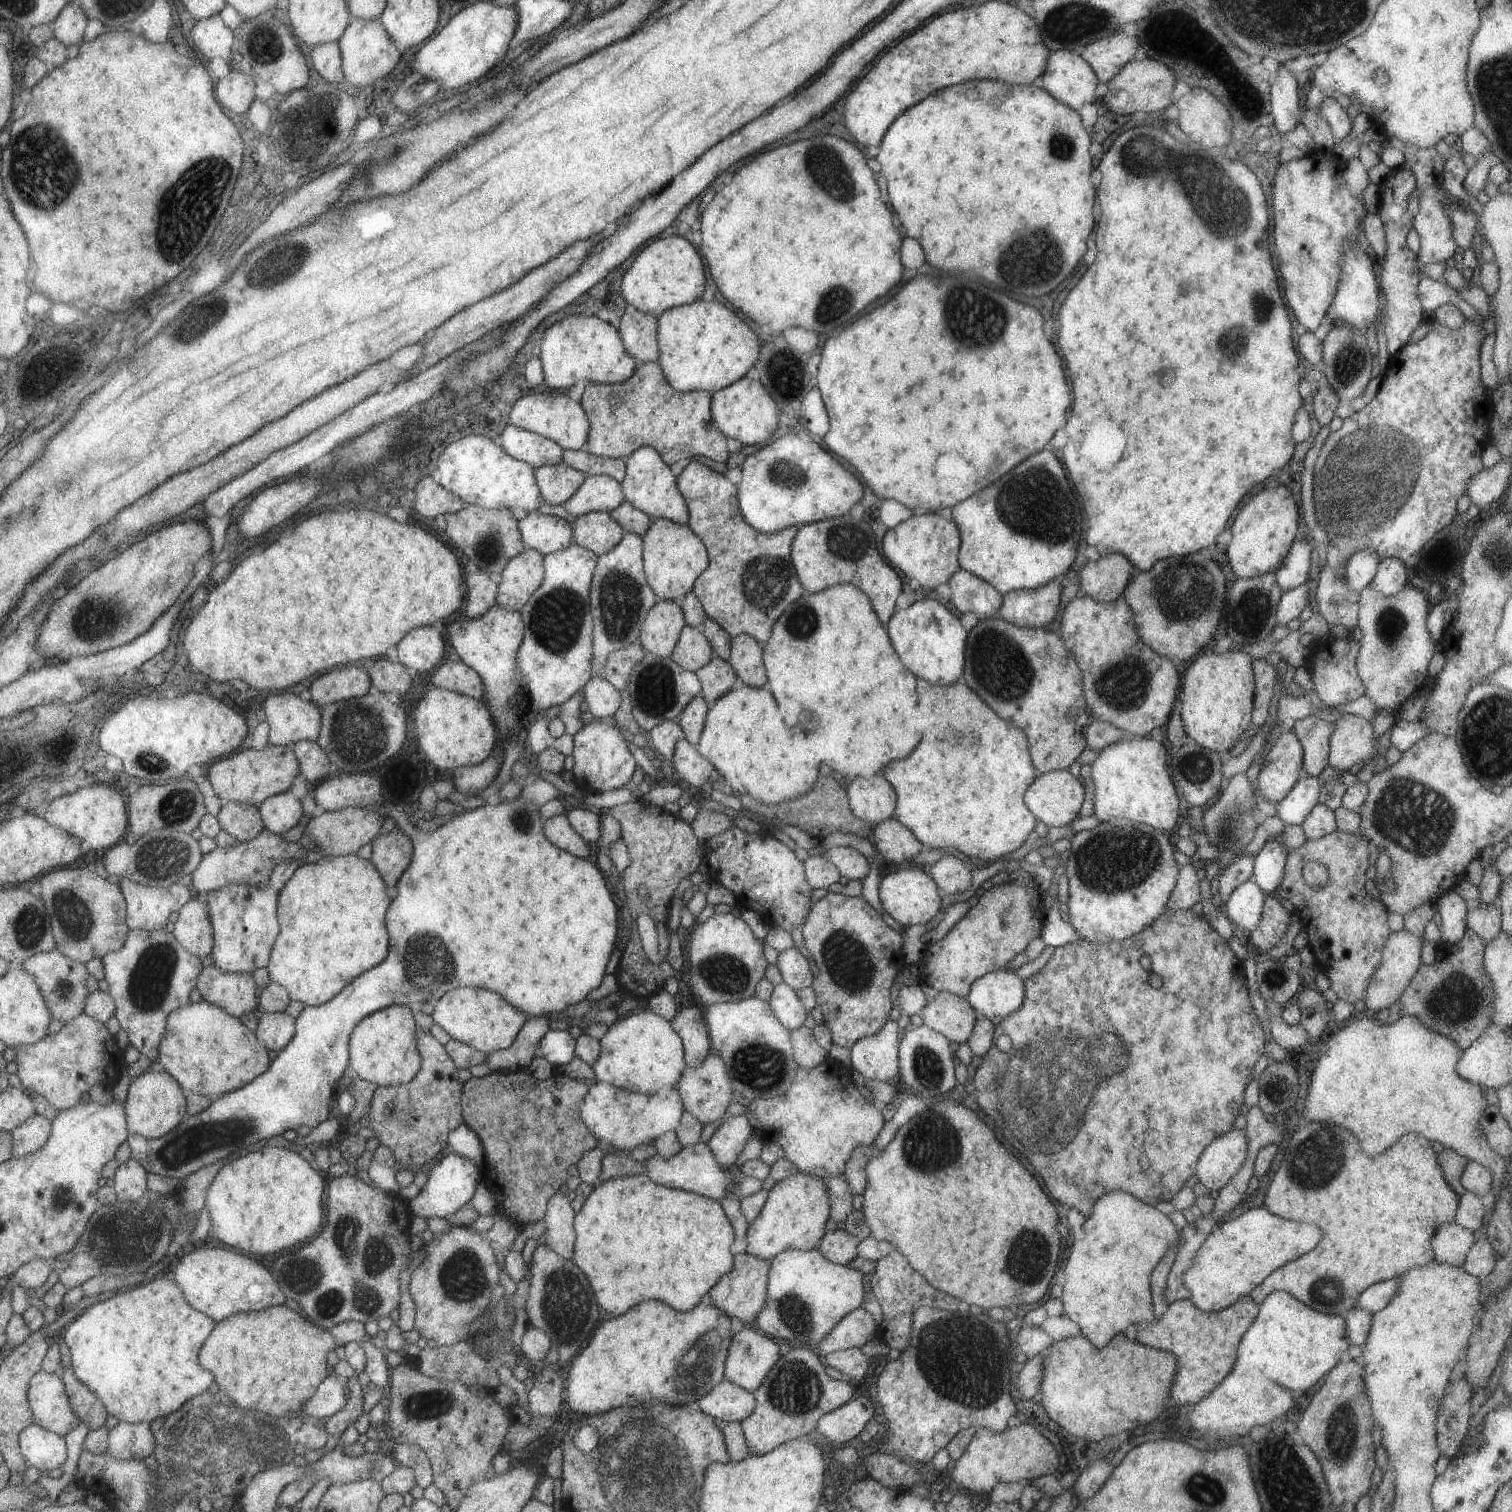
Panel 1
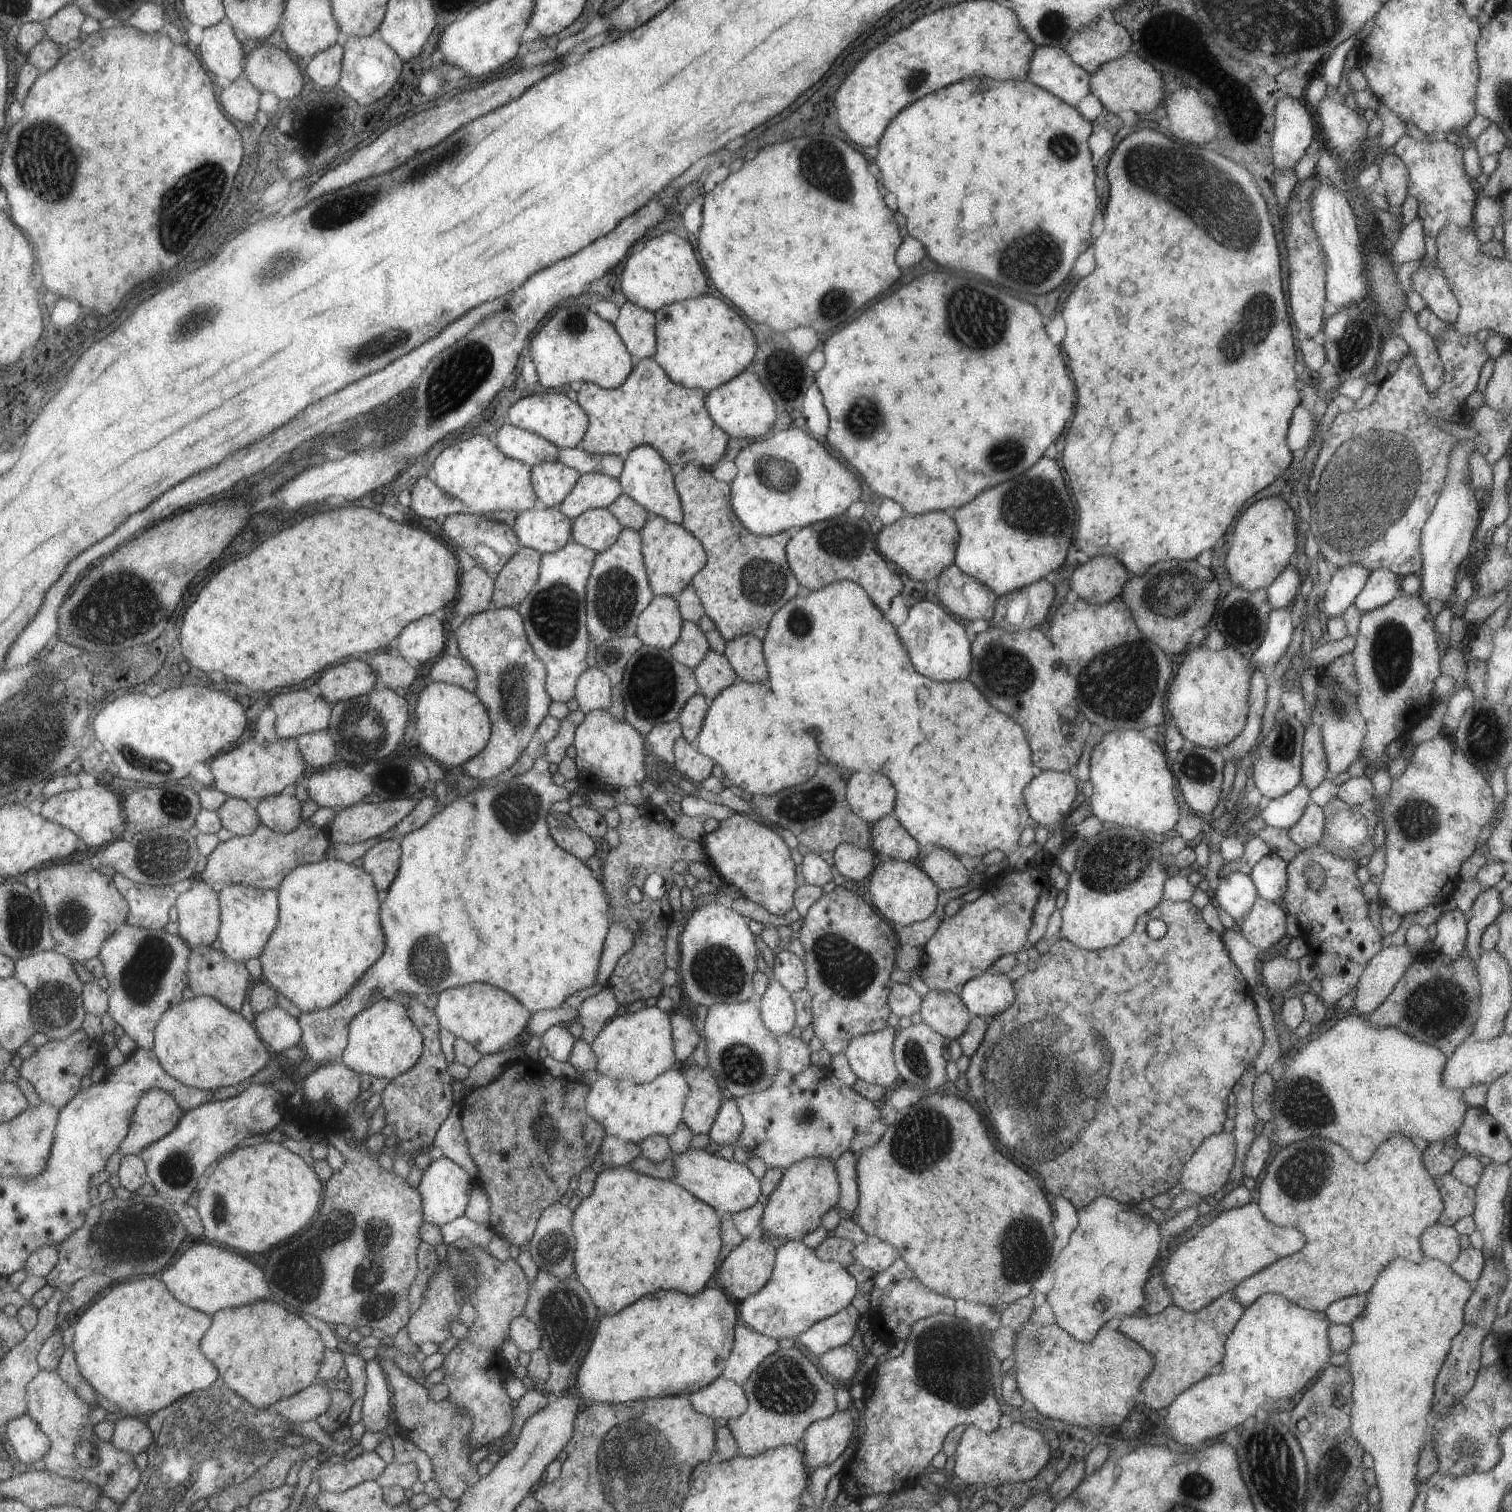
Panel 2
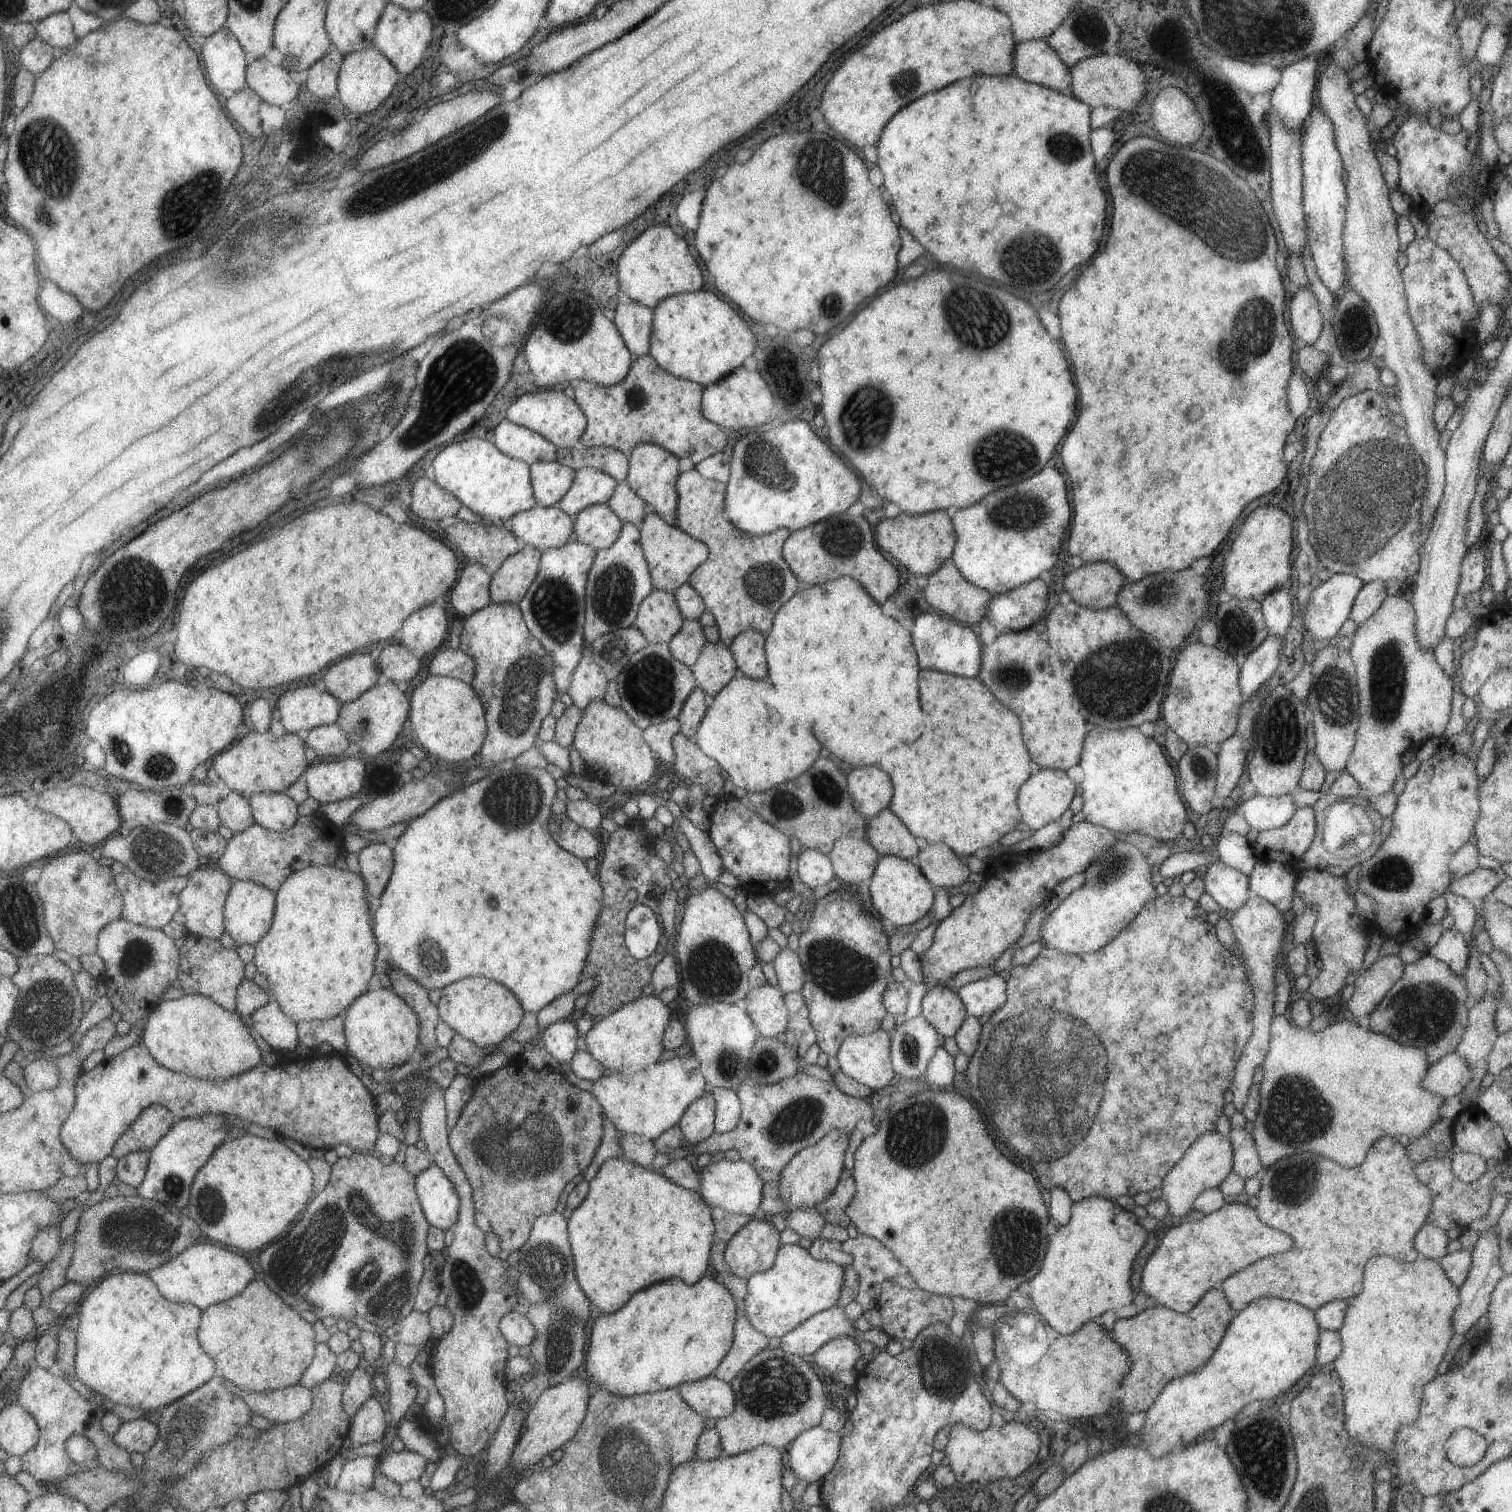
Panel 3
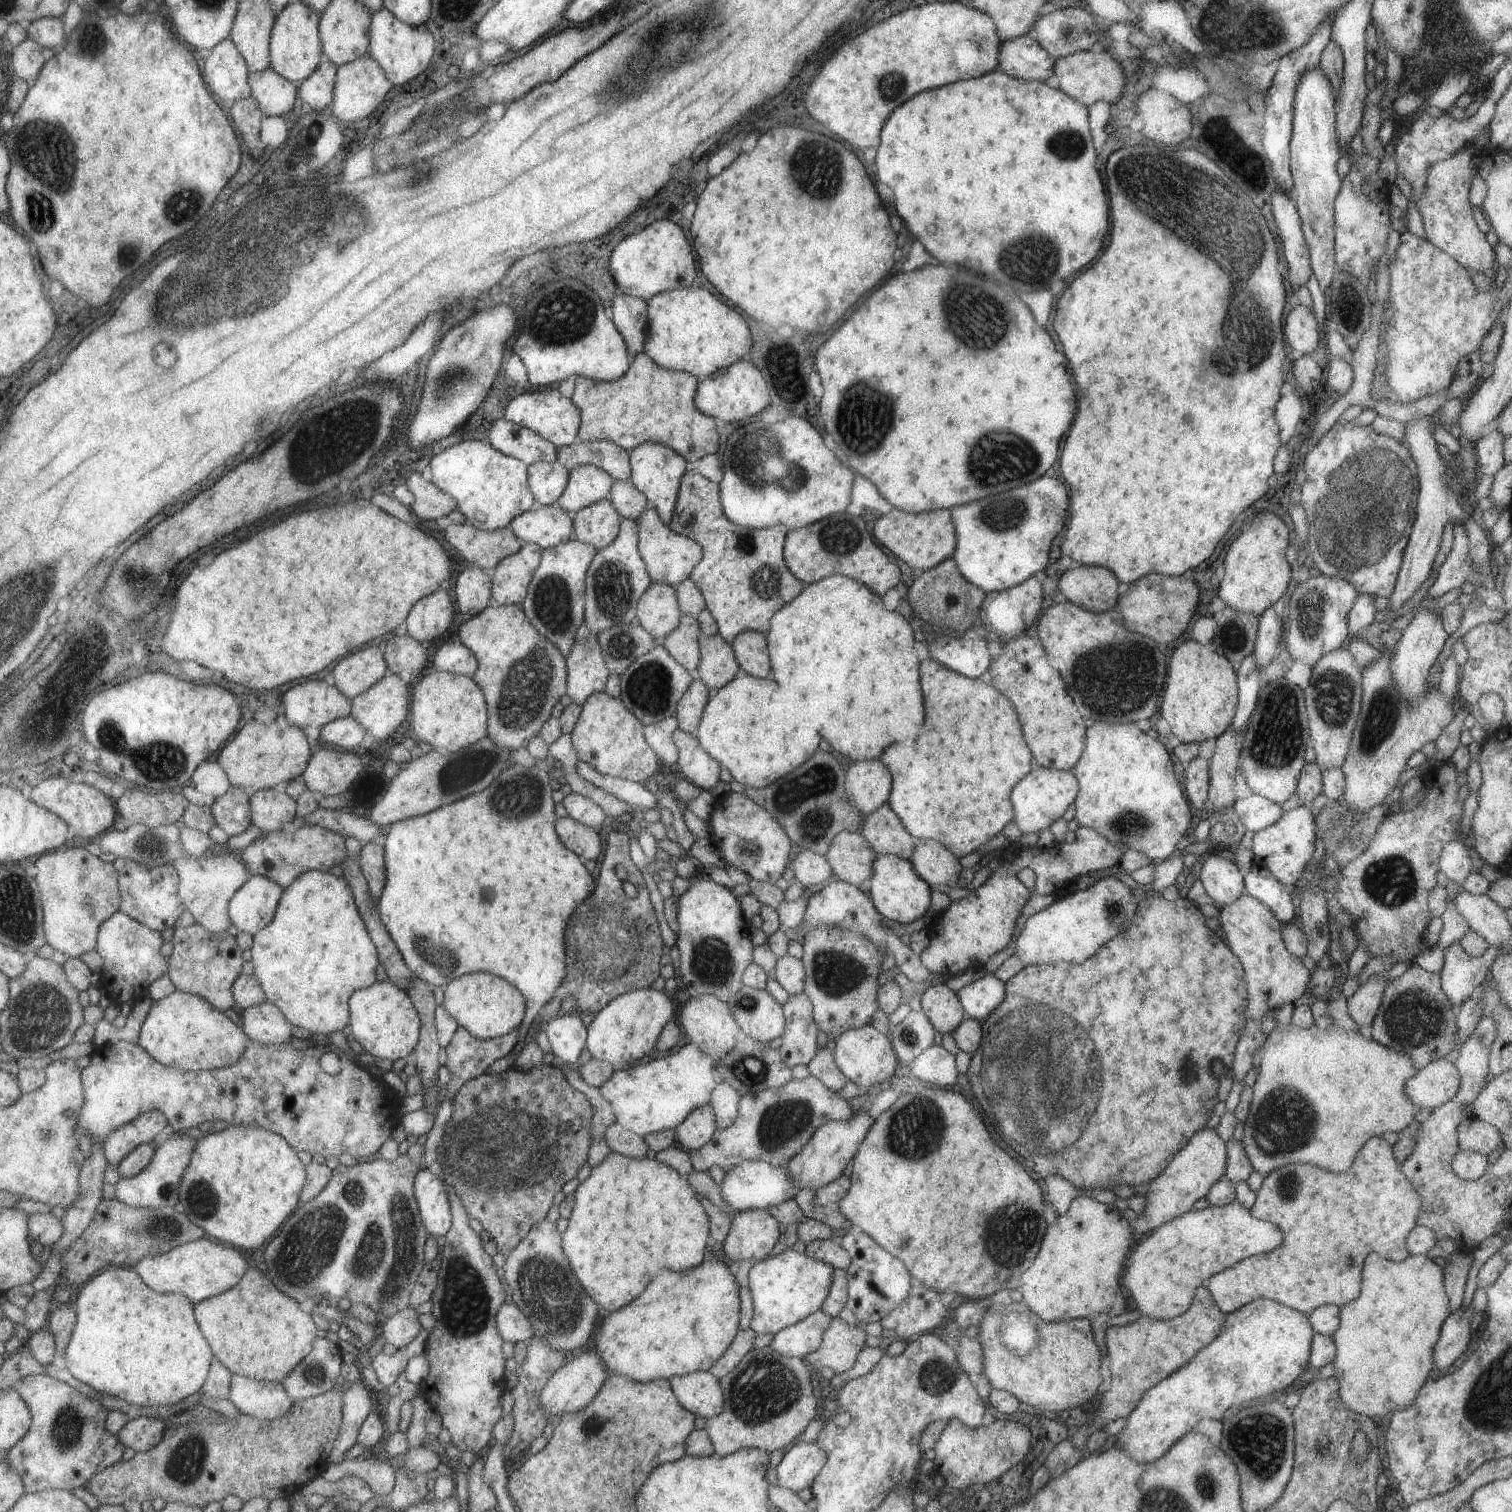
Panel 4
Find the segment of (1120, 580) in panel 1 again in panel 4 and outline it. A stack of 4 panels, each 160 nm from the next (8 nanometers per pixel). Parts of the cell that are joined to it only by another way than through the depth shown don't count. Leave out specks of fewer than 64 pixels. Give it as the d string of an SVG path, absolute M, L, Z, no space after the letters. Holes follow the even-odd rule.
M1079 565L1074 569L1059 570L1059 591L1075 606L1092 613L1117 608L1121 589L1109 569L1093 565Z

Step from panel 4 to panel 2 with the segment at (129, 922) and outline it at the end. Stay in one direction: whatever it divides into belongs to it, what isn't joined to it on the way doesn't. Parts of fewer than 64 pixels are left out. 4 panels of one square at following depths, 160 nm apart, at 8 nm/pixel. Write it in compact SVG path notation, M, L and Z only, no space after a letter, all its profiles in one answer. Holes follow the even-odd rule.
M127 924L104 942L100 957L109 978L108 1011L137 1048L152 1048L157 1022L165 1010L182 1001L189 953L190 948L179 935L169 934L165 929L142 929Z

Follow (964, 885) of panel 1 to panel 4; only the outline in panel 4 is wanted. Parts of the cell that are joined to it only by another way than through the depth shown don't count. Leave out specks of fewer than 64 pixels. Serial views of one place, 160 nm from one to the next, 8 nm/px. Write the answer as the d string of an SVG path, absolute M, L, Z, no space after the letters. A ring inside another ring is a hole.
M921 839L914 846L909 861L918 876L930 887L956 886L963 868L950 850L933 839Z

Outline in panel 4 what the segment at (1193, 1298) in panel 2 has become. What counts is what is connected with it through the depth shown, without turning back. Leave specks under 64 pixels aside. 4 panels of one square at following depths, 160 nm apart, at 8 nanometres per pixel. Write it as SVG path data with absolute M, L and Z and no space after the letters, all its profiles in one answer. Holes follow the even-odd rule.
M1233 1200L1220 1207L1207 1207L1159 1225L1127 1256L1122 1278L1135 1308L1149 1318L1173 1318L1191 1304L1195 1289L1214 1274L1251 1254L1265 1254L1283 1242L1281 1230L1261 1222Z

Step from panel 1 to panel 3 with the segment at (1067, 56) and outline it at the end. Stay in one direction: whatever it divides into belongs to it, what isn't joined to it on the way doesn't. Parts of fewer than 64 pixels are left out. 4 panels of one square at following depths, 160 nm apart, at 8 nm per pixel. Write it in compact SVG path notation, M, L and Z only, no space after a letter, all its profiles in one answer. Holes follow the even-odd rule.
M1043 39L1016 42L1013 48L1015 76L1059 92L1070 88L1070 70Z

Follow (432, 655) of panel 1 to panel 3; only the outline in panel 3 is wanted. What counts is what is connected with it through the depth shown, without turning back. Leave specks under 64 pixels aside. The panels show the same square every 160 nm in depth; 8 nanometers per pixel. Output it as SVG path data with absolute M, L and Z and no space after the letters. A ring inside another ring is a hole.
M436 604L423 606L405 618L400 644L413 654L431 654L447 638L447 620L443 608Z

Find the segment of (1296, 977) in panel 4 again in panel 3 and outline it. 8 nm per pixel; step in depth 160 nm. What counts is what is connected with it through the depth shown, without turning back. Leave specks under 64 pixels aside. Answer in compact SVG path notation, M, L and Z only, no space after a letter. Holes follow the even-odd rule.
M1250 894L1243 902L1241 908L1237 908L1229 919L1229 928L1233 932L1237 953L1242 960L1242 965L1246 971L1246 976L1253 994L1253 1009L1251 1012L1251 1022L1253 1031L1249 1042L1245 1044L1241 1058L1237 1060L1235 1066L1235 1076L1231 1082L1231 1094L1233 1095L1233 1106L1235 1111L1241 1113L1241 1108L1245 1104L1249 1088L1253 1085L1253 1074L1255 1069L1263 1063L1265 1052L1269 1043L1269 1027L1273 1016L1273 1004L1275 1002L1275 982L1274 974L1276 970L1275 960L1281 954L1281 940L1285 932L1285 922L1282 914L1273 906L1254 894Z

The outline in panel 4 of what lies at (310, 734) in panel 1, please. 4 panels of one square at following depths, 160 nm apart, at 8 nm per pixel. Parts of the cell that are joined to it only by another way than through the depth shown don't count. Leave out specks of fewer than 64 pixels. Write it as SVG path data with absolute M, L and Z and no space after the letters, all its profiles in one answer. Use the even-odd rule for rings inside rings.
M319 680L306 681L294 685L283 693L280 711L284 713L289 725L300 729L306 726L321 728L332 720L346 717L350 711L350 699L341 694L341 691L338 691L333 685L327 685Z

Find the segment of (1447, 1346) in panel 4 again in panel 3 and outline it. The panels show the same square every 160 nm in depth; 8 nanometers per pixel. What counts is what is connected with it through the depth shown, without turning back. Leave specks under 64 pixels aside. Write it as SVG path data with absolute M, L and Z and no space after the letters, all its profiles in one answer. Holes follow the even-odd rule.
M1497 1227L1489 1228L1480 1232L1473 1251L1470 1252L1471 1266L1469 1273L1463 1282L1463 1285L1458 1288L1457 1296L1459 1296L1459 1304L1451 1314L1451 1330L1453 1334L1466 1334L1474 1328L1474 1325L1479 1317L1486 1314L1487 1306L1489 1306L1489 1296L1491 1290L1495 1288L1495 1284L1501 1280L1501 1276L1505 1276L1505 1272L1499 1266L1499 1248Z

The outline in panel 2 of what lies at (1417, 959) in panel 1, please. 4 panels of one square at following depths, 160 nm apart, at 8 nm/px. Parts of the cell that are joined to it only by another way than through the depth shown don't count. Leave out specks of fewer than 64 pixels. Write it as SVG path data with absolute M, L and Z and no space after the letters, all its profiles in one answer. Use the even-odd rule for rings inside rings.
M1390 945L1372 956L1363 969L1354 998L1355 1010L1362 1016L1372 1013L1393 990L1395 983L1414 961L1411 947L1403 945Z

